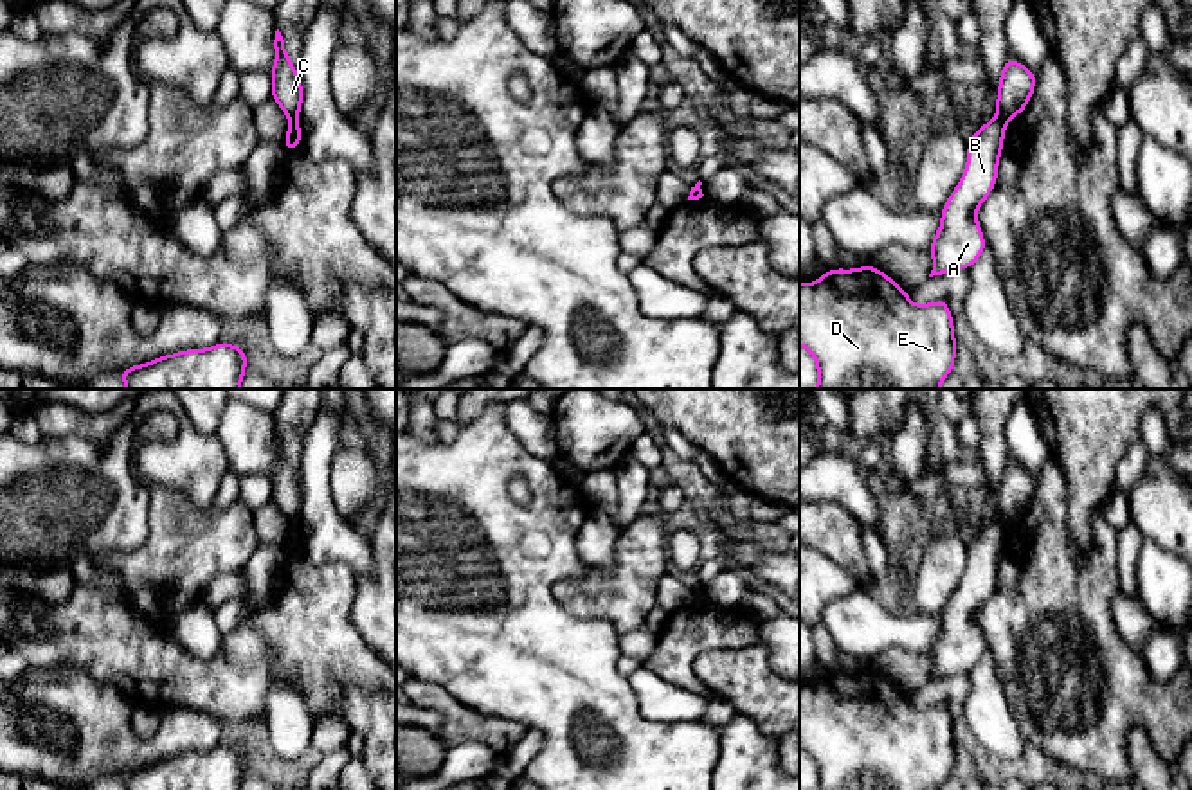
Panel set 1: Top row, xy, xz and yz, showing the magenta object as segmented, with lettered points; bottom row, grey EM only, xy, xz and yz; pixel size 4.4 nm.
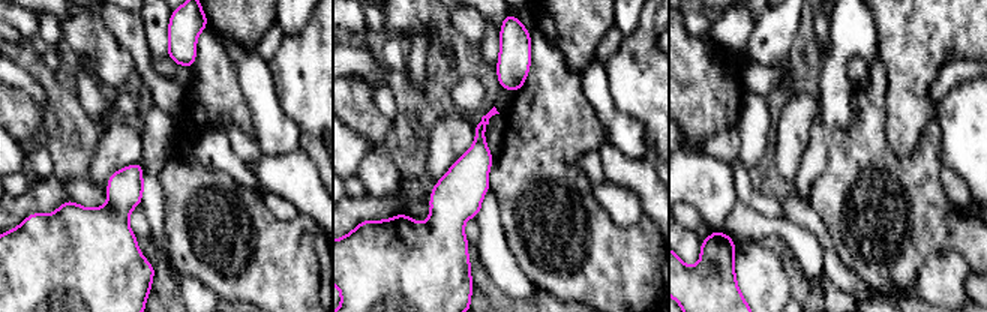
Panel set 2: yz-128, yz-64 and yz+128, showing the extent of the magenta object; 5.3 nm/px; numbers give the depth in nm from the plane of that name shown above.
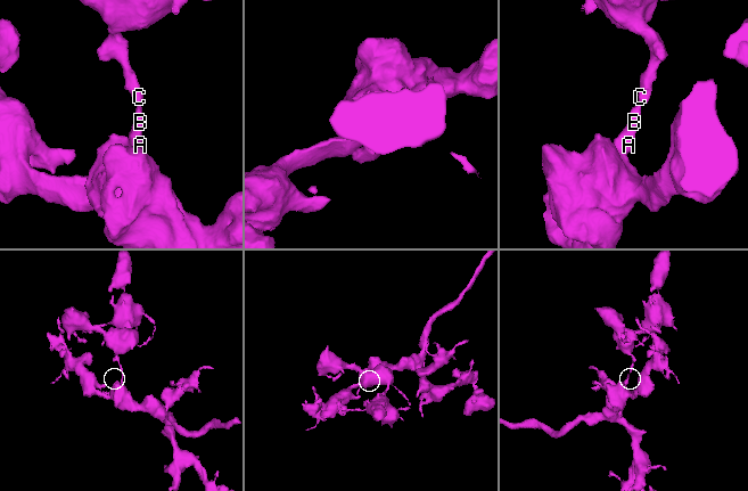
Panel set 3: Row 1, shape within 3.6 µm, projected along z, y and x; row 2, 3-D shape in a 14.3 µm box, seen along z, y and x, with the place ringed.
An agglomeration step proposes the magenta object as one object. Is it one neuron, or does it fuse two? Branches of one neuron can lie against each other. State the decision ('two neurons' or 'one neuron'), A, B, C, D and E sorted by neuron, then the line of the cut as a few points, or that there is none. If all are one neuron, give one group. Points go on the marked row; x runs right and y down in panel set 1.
two neurons | A B D E / C | yz (998, 114), (1005, 123)

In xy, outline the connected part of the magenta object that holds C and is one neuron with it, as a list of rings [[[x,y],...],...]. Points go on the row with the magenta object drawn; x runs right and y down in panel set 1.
[[[275,31],[274,40],[275,49],[275,63],[272,67],[272,99],[279,104],[279,108],[286,113],[288,119],[297,119],[303,104],[303,86],[299,79],[299,72],[293,67],[284,40]]]

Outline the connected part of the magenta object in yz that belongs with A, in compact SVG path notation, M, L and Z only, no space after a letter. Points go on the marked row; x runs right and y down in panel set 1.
M998 115L967 142L969 157L960 184L944 203L940 229L927 247L933 254L929 277L972 268L987 248L976 211L992 193L1007 122Z

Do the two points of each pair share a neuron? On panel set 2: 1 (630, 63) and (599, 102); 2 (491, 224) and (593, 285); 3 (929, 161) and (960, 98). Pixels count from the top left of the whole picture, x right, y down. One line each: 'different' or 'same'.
1: different
2: different
3: different

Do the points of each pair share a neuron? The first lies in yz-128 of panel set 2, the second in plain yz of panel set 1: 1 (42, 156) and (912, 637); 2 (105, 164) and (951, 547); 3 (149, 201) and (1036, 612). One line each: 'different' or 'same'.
1: same
2: same
3: different

